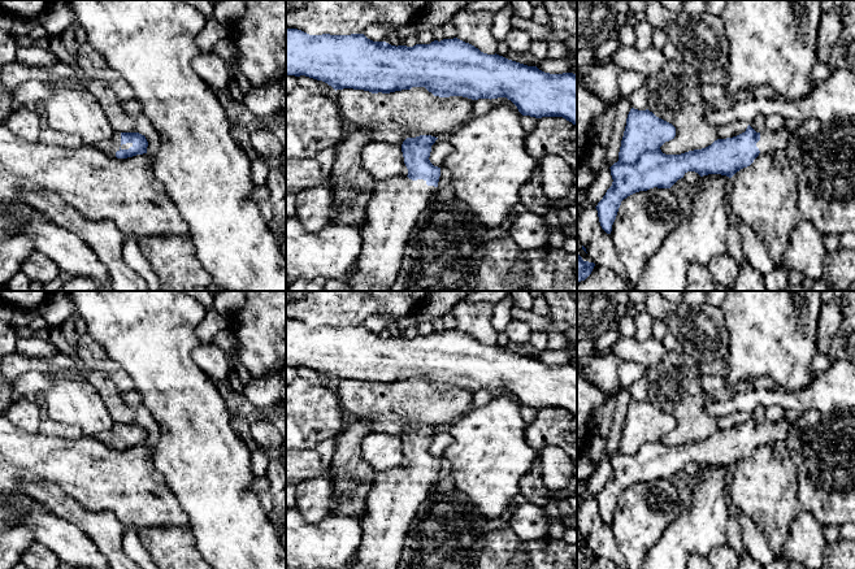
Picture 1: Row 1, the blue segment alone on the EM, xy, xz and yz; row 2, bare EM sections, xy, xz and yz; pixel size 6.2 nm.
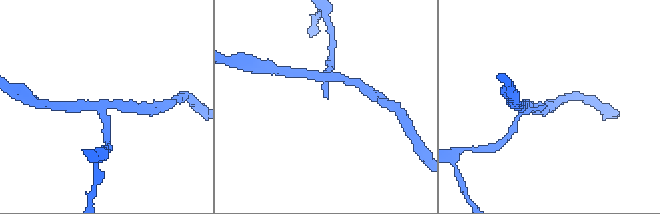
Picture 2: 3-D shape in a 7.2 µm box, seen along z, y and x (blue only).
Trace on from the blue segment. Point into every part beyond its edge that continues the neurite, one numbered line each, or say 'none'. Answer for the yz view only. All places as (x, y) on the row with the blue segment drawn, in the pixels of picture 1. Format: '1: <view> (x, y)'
1: yz (769, 142)

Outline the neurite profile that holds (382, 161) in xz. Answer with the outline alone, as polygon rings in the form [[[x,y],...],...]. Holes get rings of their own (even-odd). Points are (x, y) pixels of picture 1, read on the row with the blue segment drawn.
[[[385,142],[366,143],[360,151],[360,166],[378,186],[408,175],[402,147]]]

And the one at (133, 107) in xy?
[[[135,97],[121,101],[121,107],[130,116],[140,116],[143,112],[142,104]]]

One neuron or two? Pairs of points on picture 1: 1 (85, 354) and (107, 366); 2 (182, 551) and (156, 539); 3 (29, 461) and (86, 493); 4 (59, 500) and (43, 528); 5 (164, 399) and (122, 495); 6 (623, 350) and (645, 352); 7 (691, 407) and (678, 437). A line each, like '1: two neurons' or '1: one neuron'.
1: one neuron
2: one neuron
3: one neuron
4: two neurons
5: two neurons
6: one neuron
7: one neuron

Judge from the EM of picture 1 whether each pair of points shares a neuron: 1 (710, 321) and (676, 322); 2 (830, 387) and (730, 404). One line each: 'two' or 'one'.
1: one
2: one

